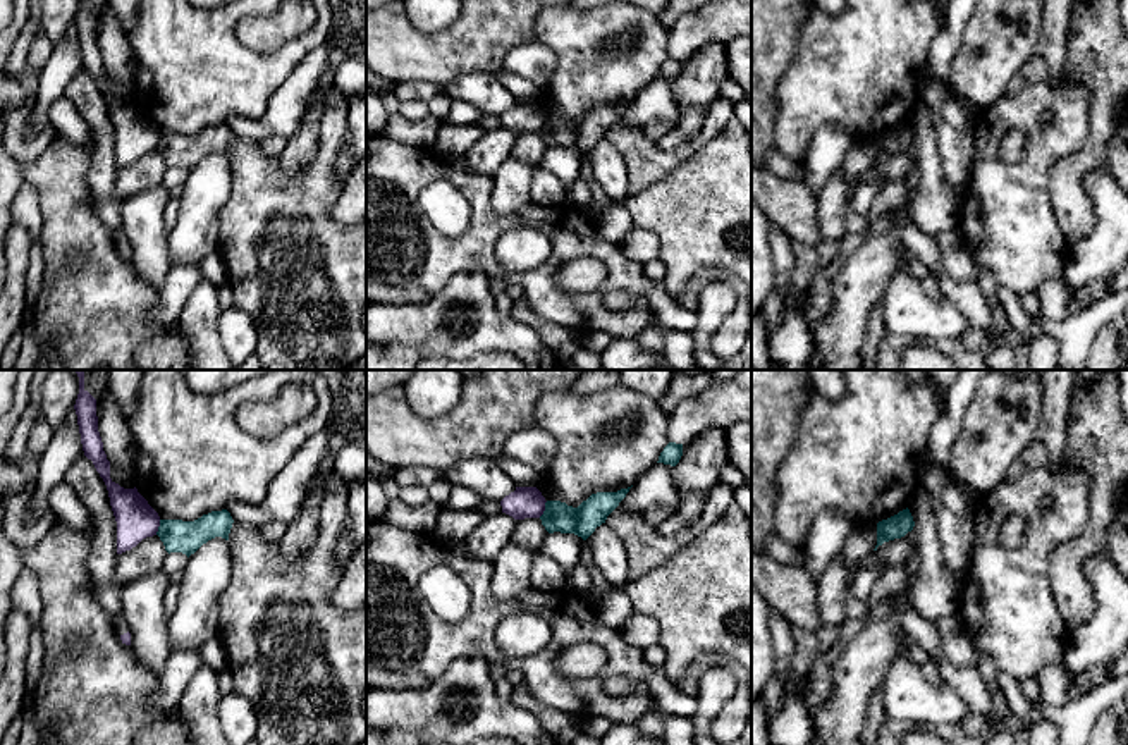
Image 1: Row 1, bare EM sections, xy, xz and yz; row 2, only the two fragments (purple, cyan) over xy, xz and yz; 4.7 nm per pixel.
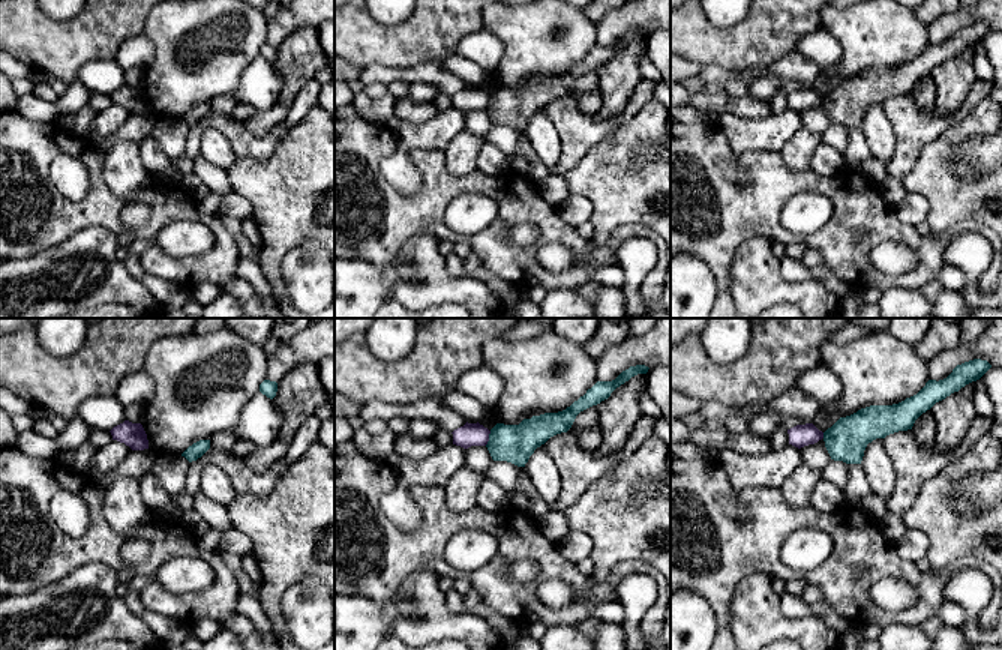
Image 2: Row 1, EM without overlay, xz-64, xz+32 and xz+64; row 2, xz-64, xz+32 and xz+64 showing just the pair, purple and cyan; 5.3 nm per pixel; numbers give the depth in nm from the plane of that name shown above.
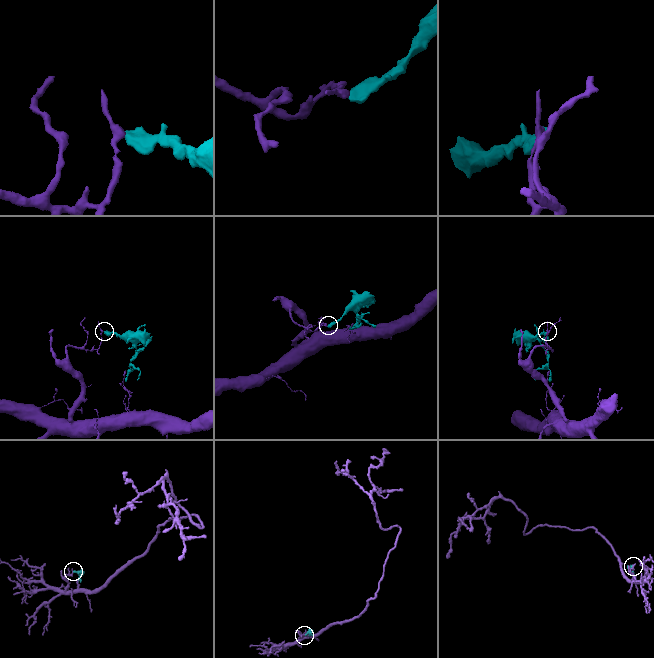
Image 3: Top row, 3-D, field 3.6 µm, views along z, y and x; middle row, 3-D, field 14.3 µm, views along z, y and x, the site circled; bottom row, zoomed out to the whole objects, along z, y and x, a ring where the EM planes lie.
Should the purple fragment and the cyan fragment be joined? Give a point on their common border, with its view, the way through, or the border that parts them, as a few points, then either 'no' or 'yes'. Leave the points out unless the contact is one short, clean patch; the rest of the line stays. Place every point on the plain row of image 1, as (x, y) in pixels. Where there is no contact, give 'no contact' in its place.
contact xz (544, 124); border xz (547, 116), (539, 131); no

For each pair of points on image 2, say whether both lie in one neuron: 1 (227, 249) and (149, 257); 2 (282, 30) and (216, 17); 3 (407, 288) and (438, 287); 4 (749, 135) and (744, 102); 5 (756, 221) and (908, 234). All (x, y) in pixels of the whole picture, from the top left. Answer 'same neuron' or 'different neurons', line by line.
1: same neuron
2: different neurons
3: same neuron
4: different neurons
5: same neuron

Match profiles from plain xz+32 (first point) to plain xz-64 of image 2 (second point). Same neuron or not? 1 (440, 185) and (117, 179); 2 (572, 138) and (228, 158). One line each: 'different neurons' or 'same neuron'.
1: different neurons
2: different neurons

